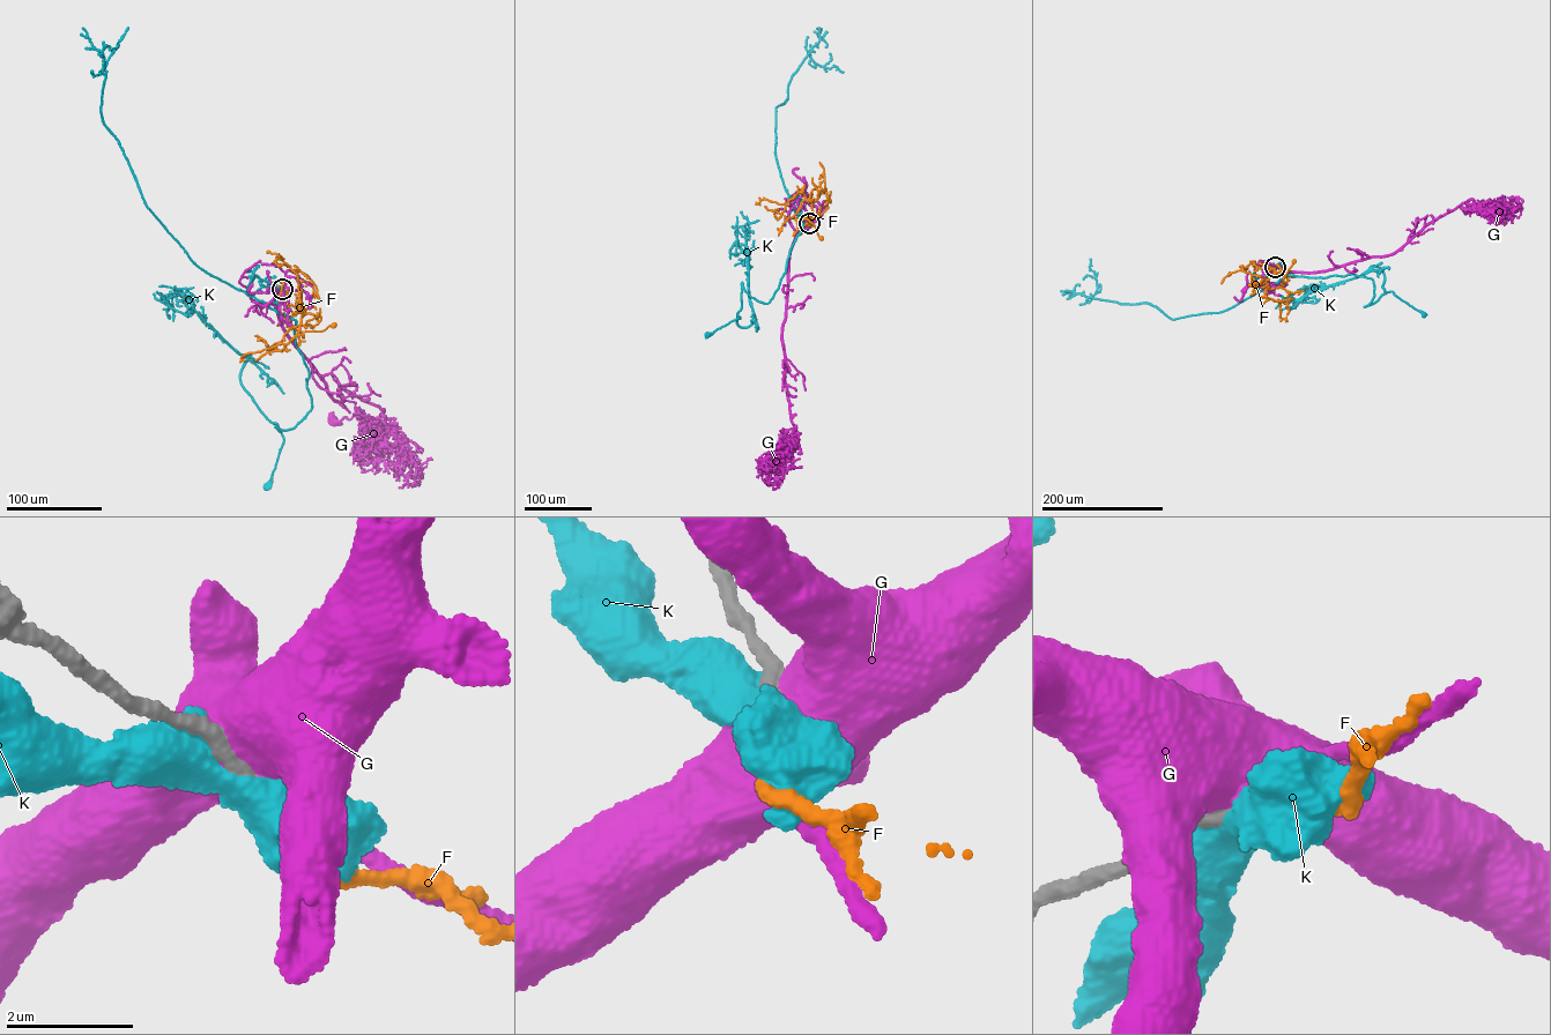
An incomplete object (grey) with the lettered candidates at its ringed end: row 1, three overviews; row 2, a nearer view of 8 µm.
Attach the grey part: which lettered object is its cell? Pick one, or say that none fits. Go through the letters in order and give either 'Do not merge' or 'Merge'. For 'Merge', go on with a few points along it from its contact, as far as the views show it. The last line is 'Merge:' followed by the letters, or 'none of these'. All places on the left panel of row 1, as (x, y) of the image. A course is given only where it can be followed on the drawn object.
F: Merge. Its course: (282, 289), (296, 297), (299, 311), (291, 320), (296, 330), (320, 332), (333, 325)
G: Do not merge
K: Do not merge
Merge: F

